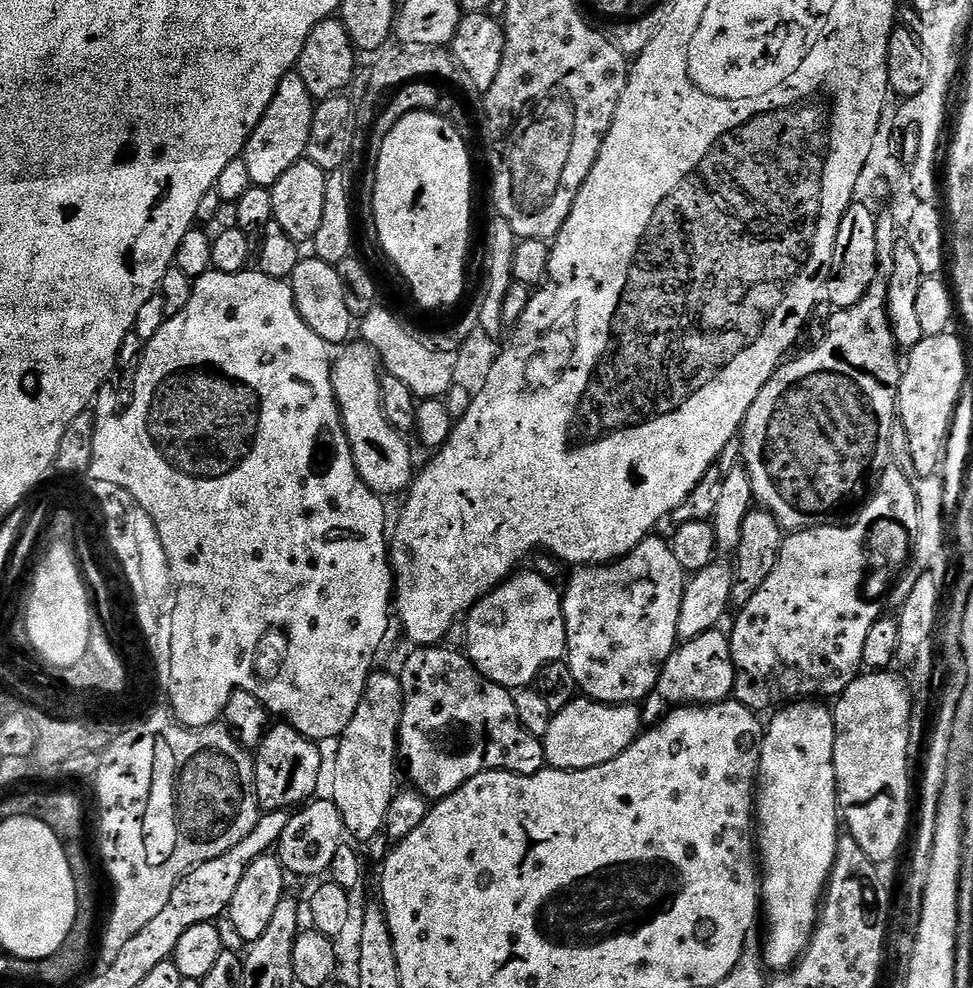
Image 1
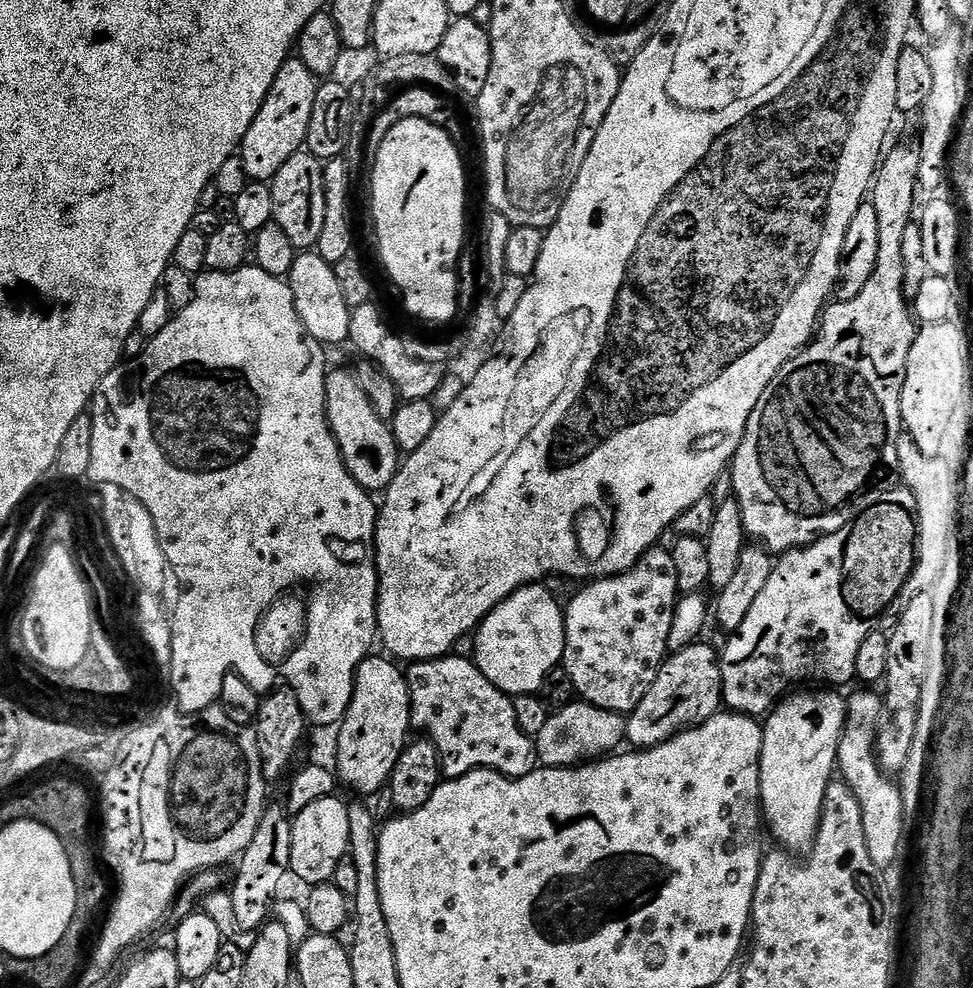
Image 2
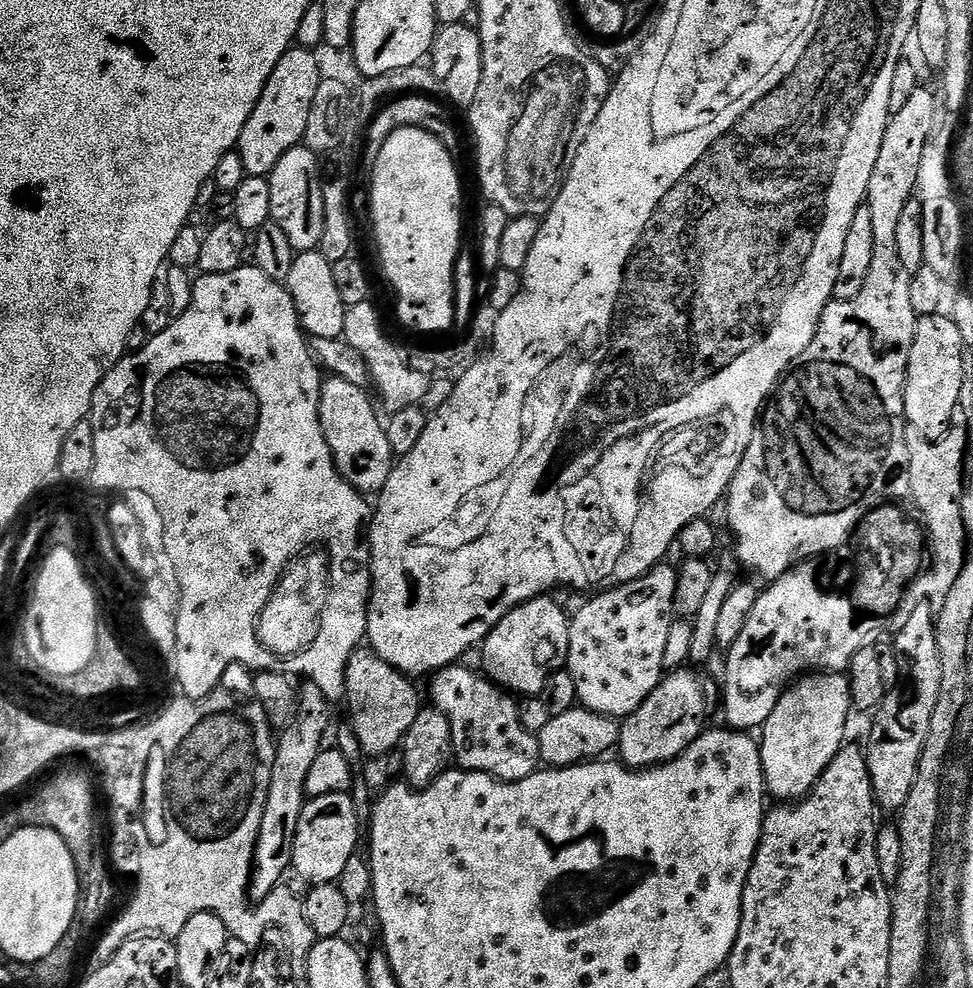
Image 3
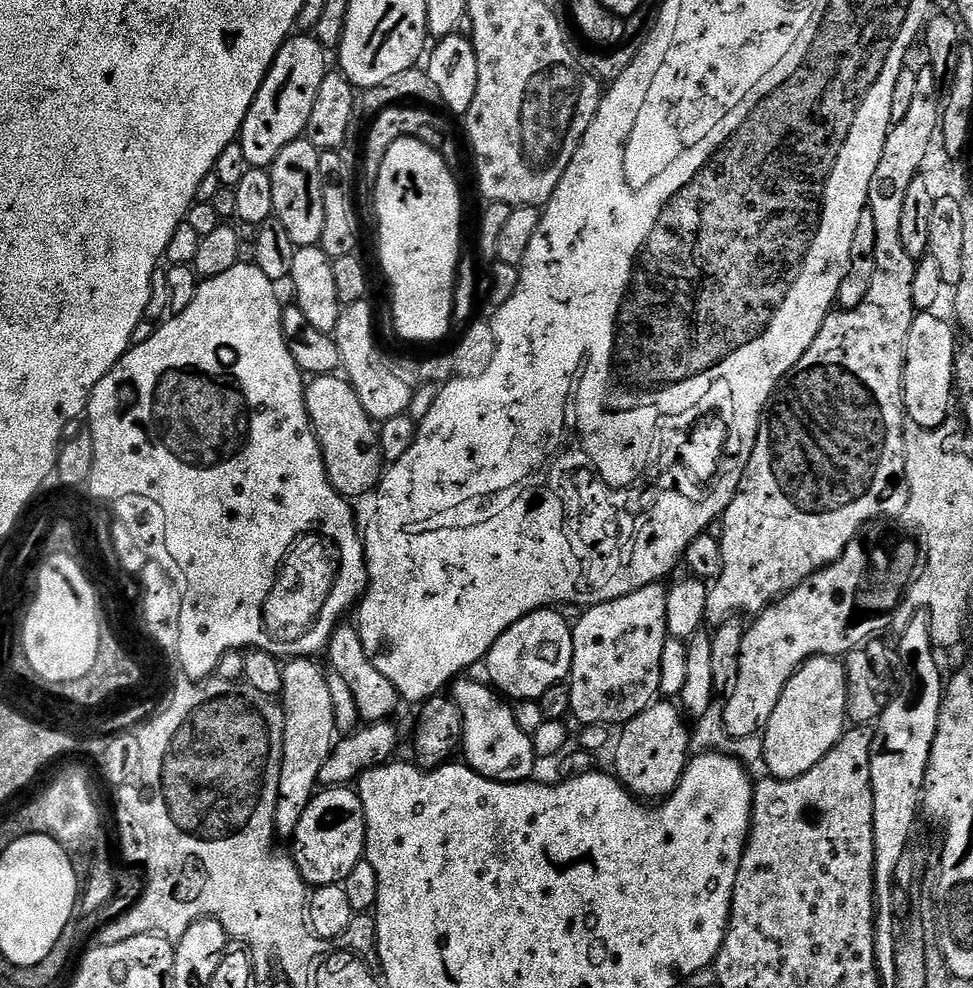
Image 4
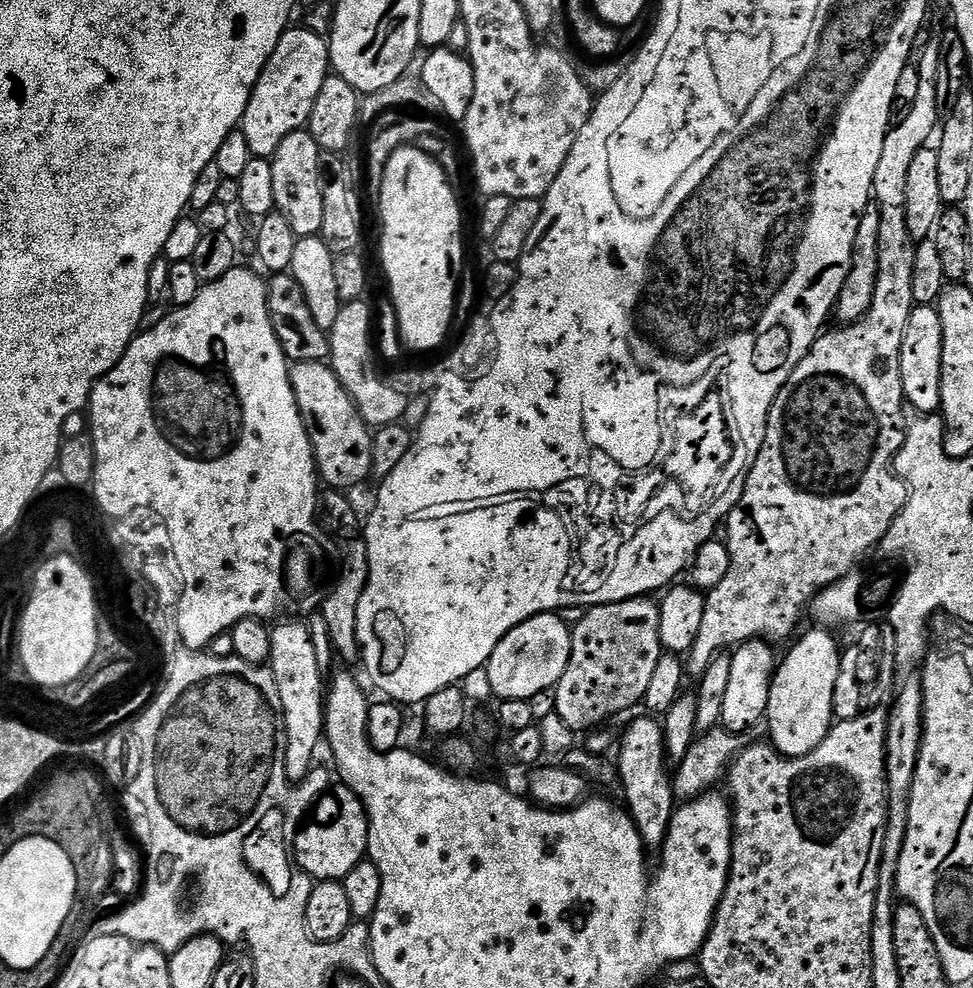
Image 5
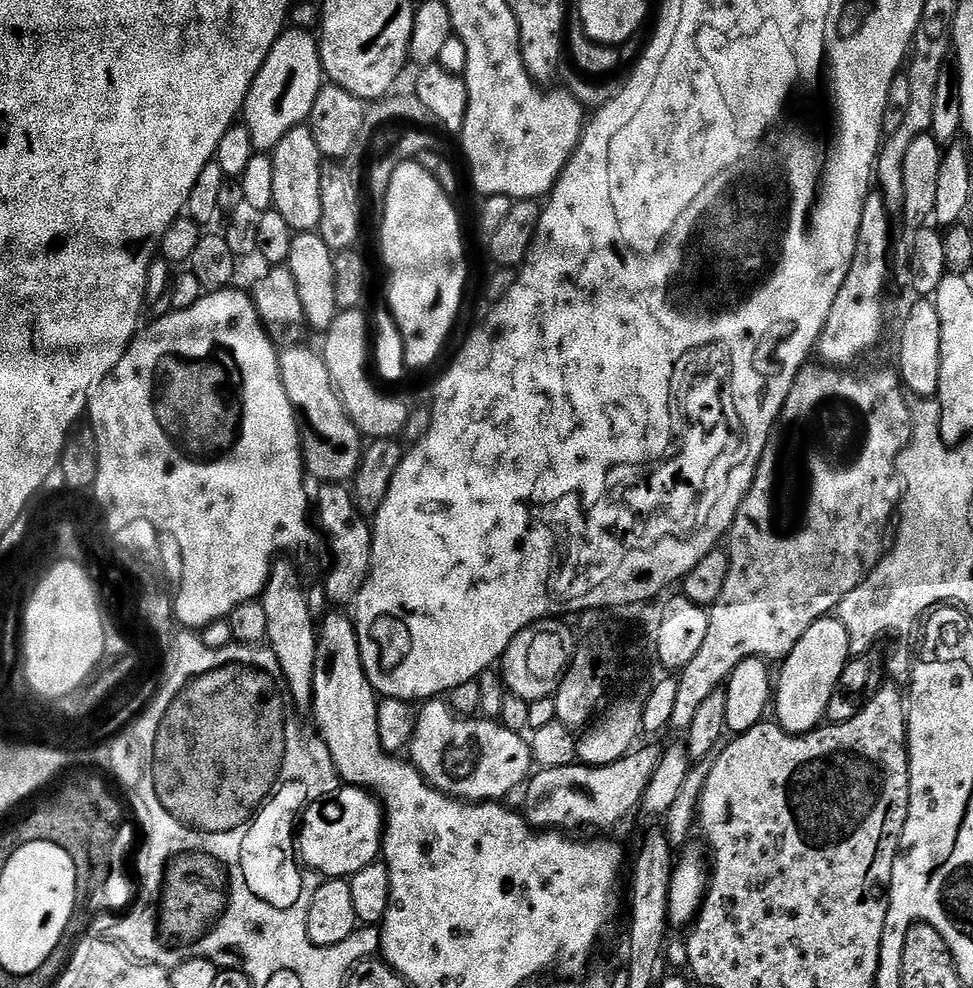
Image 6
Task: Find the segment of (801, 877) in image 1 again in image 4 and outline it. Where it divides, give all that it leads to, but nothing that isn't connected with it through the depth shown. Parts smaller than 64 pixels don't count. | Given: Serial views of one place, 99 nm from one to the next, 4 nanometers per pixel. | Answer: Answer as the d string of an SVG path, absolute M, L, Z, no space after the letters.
M815 656L807 660L784 683L784 689L777 696L770 718L762 729L764 737L763 767L768 767L772 771L769 773L777 780L793 780L802 774L806 774L806 770L818 766L818 762L822 762L822 758L826 758L826 754L830 754L832 747L844 735L846 711L847 673L845 665L834 656Z

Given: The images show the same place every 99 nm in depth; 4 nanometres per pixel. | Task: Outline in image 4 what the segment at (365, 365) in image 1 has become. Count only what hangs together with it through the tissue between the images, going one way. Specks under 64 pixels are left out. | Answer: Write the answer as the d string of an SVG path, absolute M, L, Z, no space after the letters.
M340 374L314 376L307 381L304 401L334 490L345 498L364 496L368 491L369 495L379 485L386 461L380 455L377 425L362 408L352 385Z

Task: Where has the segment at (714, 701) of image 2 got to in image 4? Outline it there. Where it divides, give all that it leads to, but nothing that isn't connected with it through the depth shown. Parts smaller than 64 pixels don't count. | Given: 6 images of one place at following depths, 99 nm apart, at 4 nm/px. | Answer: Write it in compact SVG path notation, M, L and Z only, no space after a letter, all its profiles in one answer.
M653 702L642 714L619 729L620 737L616 740L616 769L615 775L621 784L633 796L644 802L659 802L669 796L678 786L690 759L690 728L682 715L681 709L672 702Z

